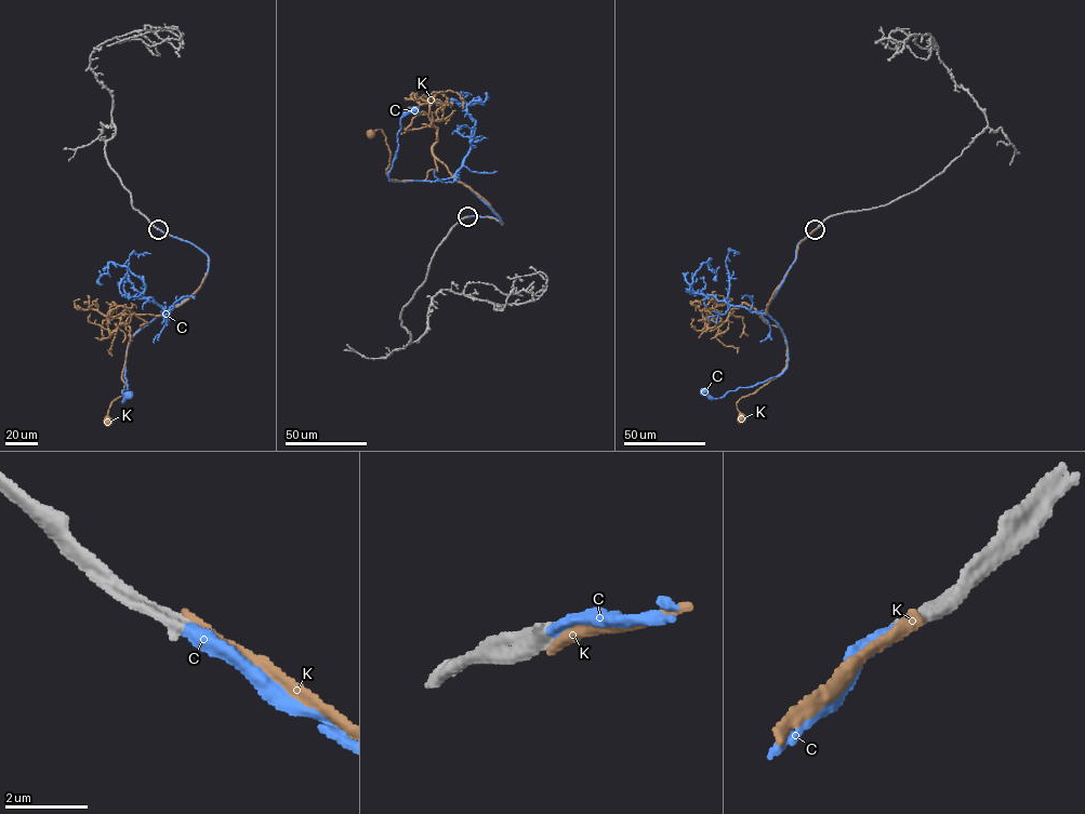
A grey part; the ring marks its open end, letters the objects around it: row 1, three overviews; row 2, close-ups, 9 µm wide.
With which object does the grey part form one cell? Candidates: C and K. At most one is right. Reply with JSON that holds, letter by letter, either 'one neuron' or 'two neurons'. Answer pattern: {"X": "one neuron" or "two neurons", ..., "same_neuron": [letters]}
{"C": "one neuron", "K": "two neurons", "same_neuron": ["C"]}

